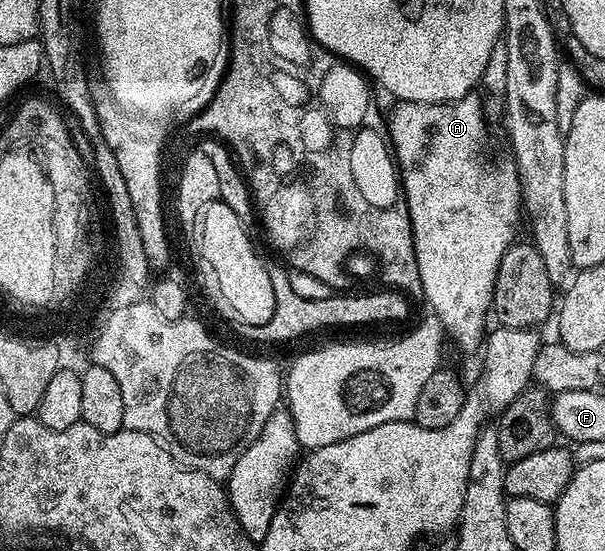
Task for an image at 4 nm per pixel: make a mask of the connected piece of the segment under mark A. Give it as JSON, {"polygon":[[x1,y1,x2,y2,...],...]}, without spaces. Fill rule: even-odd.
{"polygon":[[470,93,462,99,454,99,452,103,407,103,402,102,401,107,393,115,393,124,387,130,387,139,391,144,392,154,395,156,396,166,399,168,399,187,403,192,403,201,409,210,409,220,413,226,413,244,417,261,415,269,421,278,421,292,426,301,433,306,432,314,440,319,444,332,454,339,465,351,473,351,482,346,487,334,485,318,488,320,493,306,493,286,499,269,499,261,503,253,518,238,517,222,523,219,523,202,521,200,521,179,517,175,517,165,512,161,506,161,496,167,489,163,485,156,485,111,481,108,481,99,477,93]]}

